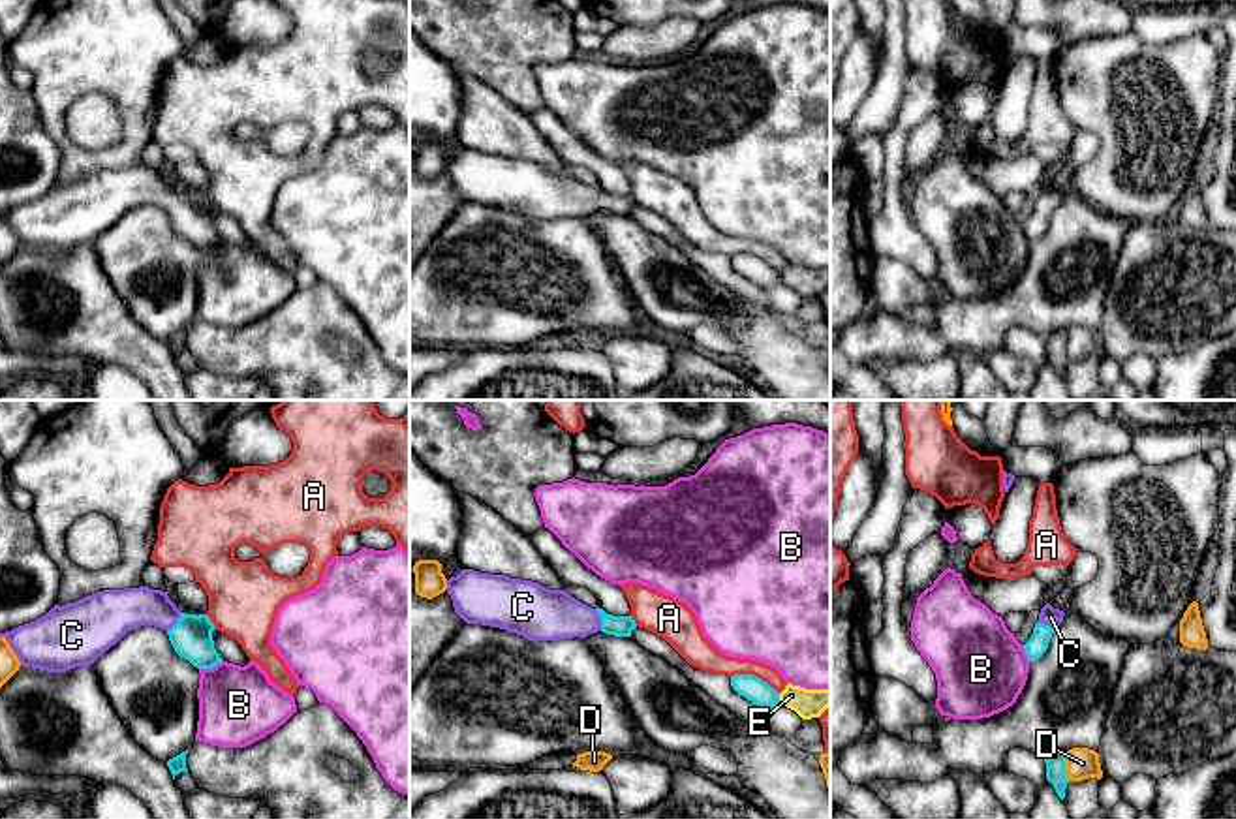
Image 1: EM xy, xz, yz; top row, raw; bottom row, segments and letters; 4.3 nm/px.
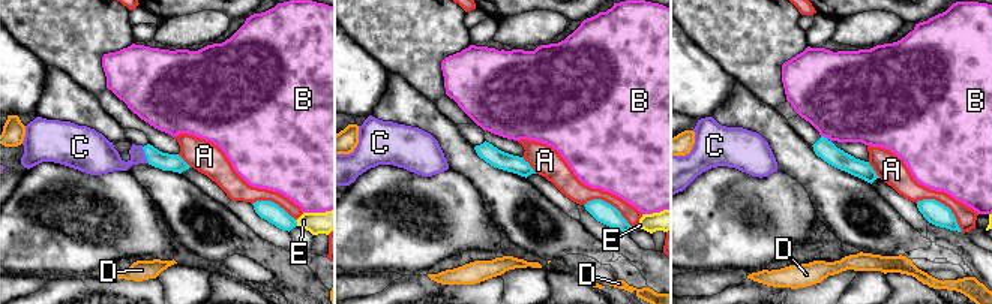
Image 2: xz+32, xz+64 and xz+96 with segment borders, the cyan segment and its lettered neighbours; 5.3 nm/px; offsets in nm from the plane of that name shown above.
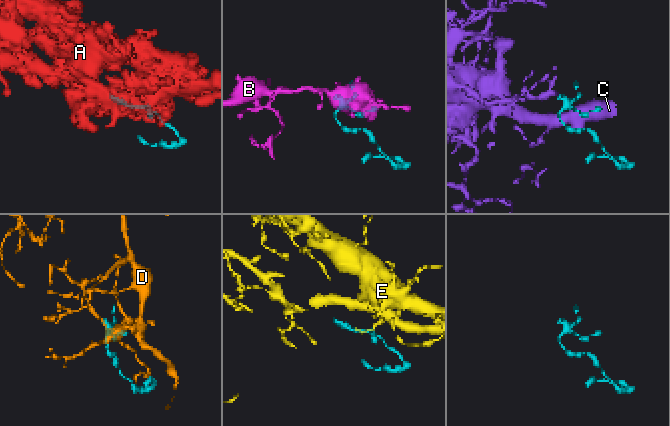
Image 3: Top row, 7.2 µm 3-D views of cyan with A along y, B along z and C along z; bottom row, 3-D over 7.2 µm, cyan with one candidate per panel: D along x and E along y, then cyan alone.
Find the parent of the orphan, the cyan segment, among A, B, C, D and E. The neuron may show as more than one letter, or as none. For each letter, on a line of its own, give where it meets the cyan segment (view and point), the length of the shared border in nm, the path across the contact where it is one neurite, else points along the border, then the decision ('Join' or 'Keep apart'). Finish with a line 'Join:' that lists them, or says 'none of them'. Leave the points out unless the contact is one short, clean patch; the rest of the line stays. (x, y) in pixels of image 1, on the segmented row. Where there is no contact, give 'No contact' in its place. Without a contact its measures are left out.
A: Touches cyan at xz (756, 677). Shared border 220 nm. Keep apart
B: Touches cyan at xy (211, 667). Shared border 110 nm. Keep apart
C: Touches cyan at xz (602, 620). Shared border 100 nm. Path across: xz (620, 626), (602, 620), (543, 615). Join
D: Touches cyan at yz (1064, 767). Shared border 130 nm. Boundary: yz (1066, 752), (1066, 776), (1069, 780). Keep apart
E: Touches cyan at xz (778, 697). Shared border 40 nm. Boundary: xz (778, 694), (780, 701). Keep apart
Join: C

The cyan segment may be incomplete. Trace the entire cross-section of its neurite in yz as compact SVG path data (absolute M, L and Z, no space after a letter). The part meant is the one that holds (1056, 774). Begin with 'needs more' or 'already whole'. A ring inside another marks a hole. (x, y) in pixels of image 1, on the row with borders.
already whole | M1054 751L1050 757L1044 759L1046 780L1054 785L1061 800L1065 798L1065 789L1069 783L1065 774L1065 761L1067 761L1067 751Z

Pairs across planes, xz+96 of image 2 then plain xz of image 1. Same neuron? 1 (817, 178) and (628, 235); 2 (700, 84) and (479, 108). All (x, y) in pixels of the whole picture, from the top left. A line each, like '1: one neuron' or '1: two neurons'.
1: one neuron
2: two neurons

